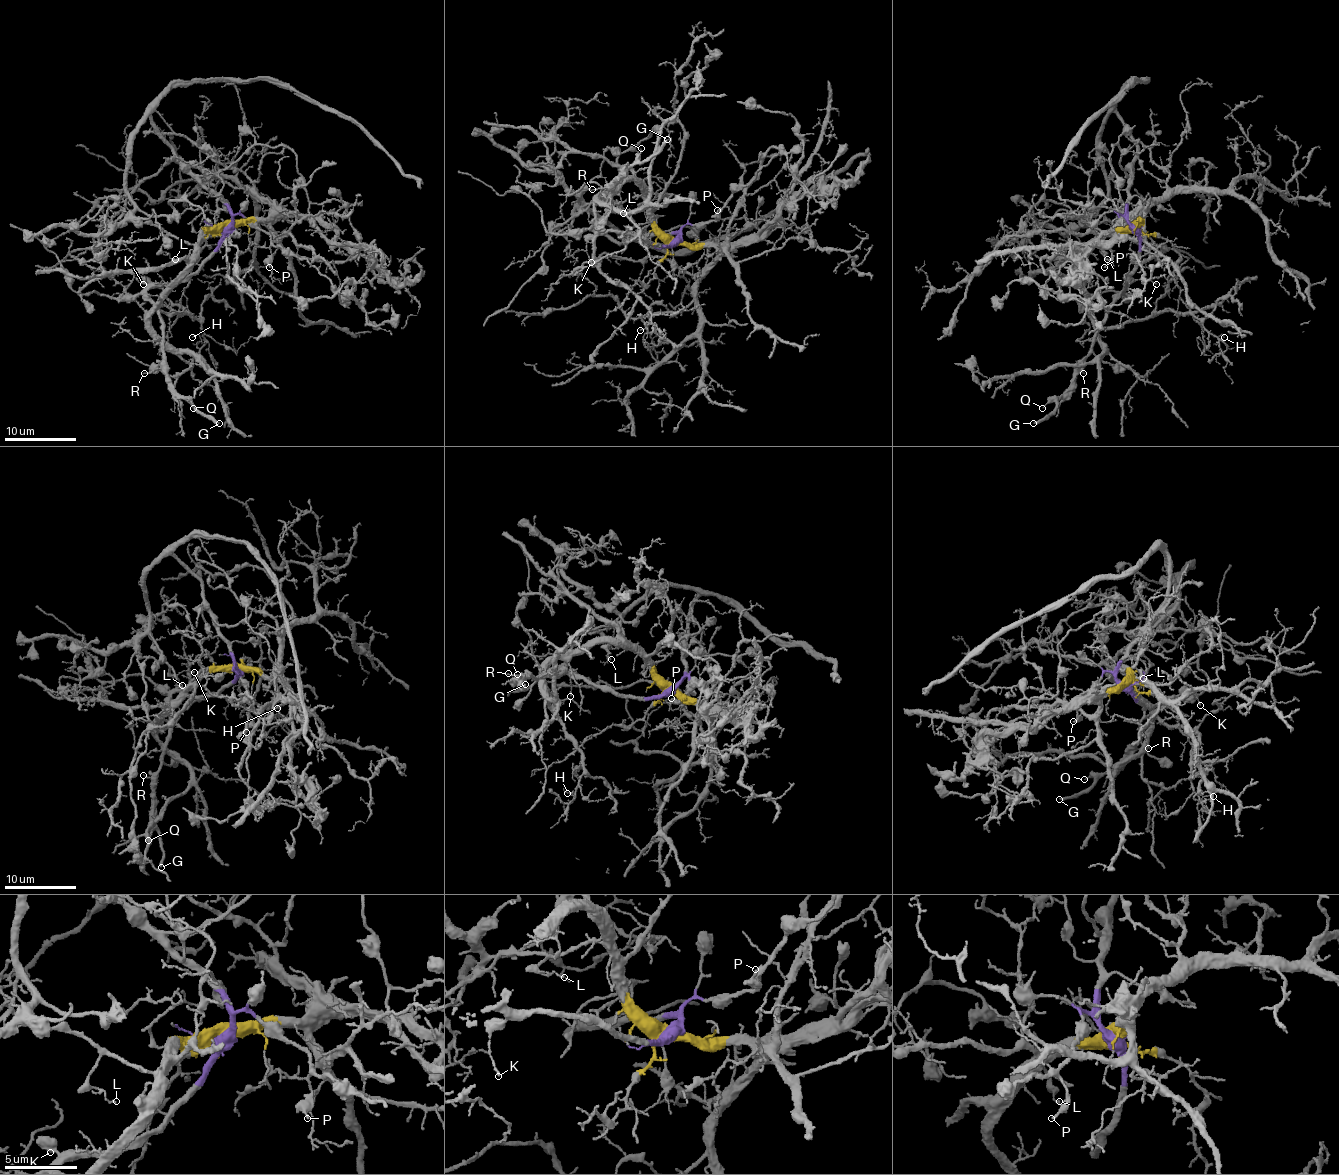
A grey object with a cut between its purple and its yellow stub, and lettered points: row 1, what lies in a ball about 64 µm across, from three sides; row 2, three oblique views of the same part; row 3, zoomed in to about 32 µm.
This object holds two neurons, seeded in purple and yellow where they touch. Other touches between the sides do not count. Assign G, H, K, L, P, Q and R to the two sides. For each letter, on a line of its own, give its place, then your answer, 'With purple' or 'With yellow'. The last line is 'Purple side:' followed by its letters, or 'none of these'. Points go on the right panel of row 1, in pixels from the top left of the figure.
G: Place: (1033, 423). With purple
H: Place: (1224, 337). With yellow
K: Place: (1156, 284). With purple
L: Place: (1107, 259). With yellow
P: Place: (1104, 267). With purple
Q: Place: (1042, 408). With purple
R: Place: (1083, 373). With purple
Purple side: G, K, P, Q, R

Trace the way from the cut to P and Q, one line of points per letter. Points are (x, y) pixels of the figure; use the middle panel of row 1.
P: (675, 241), (684, 227), (718, 218), (718, 209)
Q: (675, 241), (671, 245), (652, 245), (639, 234), (595, 227), (607, 213), (614, 181), (641, 149)

